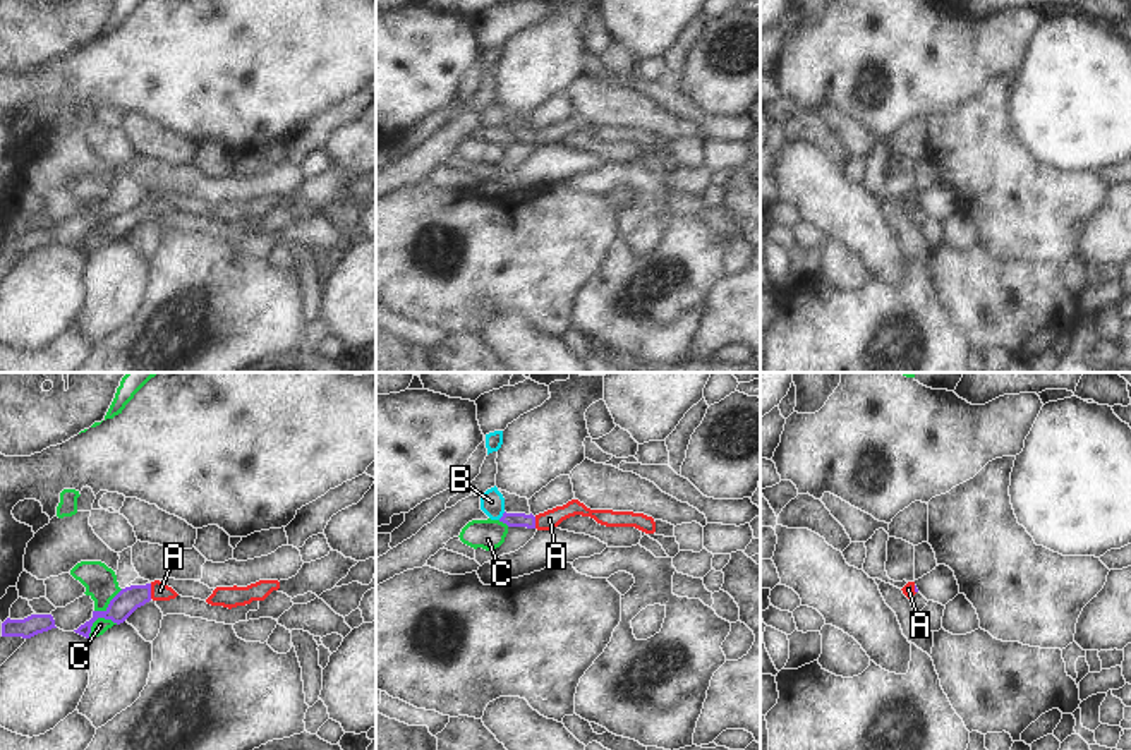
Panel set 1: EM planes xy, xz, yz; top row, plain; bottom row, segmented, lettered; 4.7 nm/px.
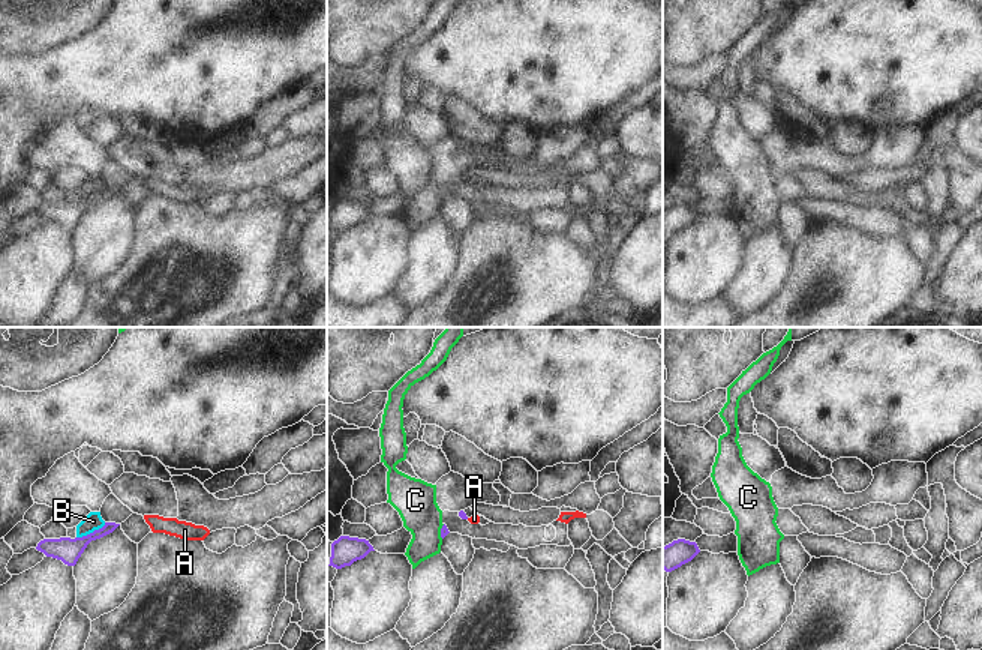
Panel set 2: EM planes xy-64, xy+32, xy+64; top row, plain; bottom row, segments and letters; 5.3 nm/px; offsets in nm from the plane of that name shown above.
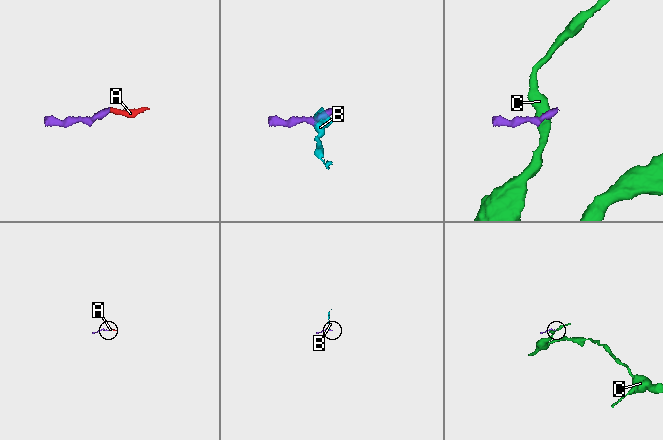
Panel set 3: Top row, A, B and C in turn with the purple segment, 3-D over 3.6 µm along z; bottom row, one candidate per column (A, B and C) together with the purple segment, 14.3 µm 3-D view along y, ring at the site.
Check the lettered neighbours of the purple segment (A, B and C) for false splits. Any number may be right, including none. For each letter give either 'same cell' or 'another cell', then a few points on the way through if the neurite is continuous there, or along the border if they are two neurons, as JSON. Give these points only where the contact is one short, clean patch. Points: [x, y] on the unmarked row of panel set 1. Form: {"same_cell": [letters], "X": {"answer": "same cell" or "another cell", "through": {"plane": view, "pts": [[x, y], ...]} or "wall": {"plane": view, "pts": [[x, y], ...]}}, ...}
{"same_cell": ["A"], "A": {"answer": "same cell", "through": {"plane": "xy", "pts": [[131, 213], [150, 206], [160, 206]]}}, "B": {"answer": "another cell", "wall": {"plane": "xz", "pts": [[505, 127], [498, 134]]}}, "C": {"answer": "another cell", "wall": {"plane": "xy", "pts": [[117, 239], [98, 234], [88, 253]]}}}

